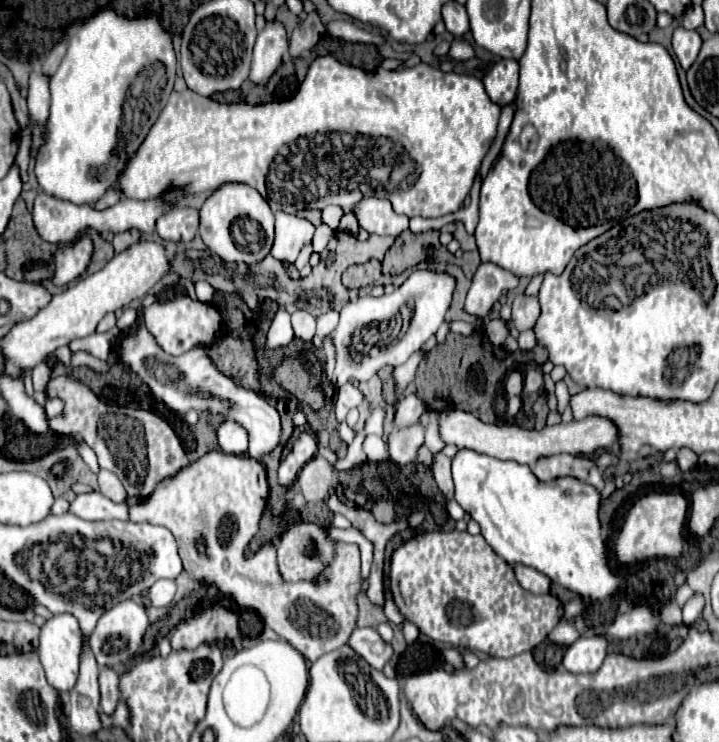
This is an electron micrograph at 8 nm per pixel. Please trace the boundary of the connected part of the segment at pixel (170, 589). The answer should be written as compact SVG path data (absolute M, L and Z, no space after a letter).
M157 580L151 588L149 588L149 602L151 606L159 608L159 606L167 606L175 596L175 582L173 580Z

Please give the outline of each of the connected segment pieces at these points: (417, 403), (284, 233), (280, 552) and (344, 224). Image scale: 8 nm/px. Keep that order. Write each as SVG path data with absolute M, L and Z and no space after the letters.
M413 394L407 396L407 398L403 398L403 400L399 402L399 406L397 406L395 414L393 414L391 426L393 426L393 428L413 426L413 424L419 420L419 416L421 416L423 410L425 410L425 406L423 406L423 402L421 402L417 396L413 396Z
M275 212L275 244L271 256L293 264L301 248L311 242L313 234L315 226L309 220L285 212Z
M287 522L283 534L277 542L277 564L279 574L285 582L299 582L299 580L313 580L317 572L325 568L333 560L333 540L327 538L327 532L323 526L309 524L309 522Z
M353 210L343 212L343 216L341 216L341 220L339 220L339 230L345 230L345 232L349 232L349 234L357 234L357 228L359 228L359 224L357 224L355 212L353 212Z

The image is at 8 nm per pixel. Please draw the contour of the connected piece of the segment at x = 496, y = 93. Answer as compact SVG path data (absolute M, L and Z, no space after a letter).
M499 60L491 66L491 70L483 76L483 86L487 96L505 106L515 100L519 86L519 64L515 60Z

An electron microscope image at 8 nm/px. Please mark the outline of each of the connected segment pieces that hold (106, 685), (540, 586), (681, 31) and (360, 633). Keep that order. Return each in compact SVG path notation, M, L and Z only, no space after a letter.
M107 666L101 668L99 672L99 688L101 688L101 710L111 716L119 702L119 678Z
M515 564L513 570L515 570L515 576L517 576L517 580L521 582L521 586L525 590L529 590L533 594L551 592L551 580L545 574L537 572L535 568L529 568L529 566L523 566L523 564Z
M683 26L675 28L673 50L675 50L683 70L687 70L695 62L695 58L699 54L699 48L701 48L701 36L697 34L697 30L685 30Z
M355 628L349 638L349 646L375 670L383 670L383 666L393 656L393 646L385 642L375 628Z

